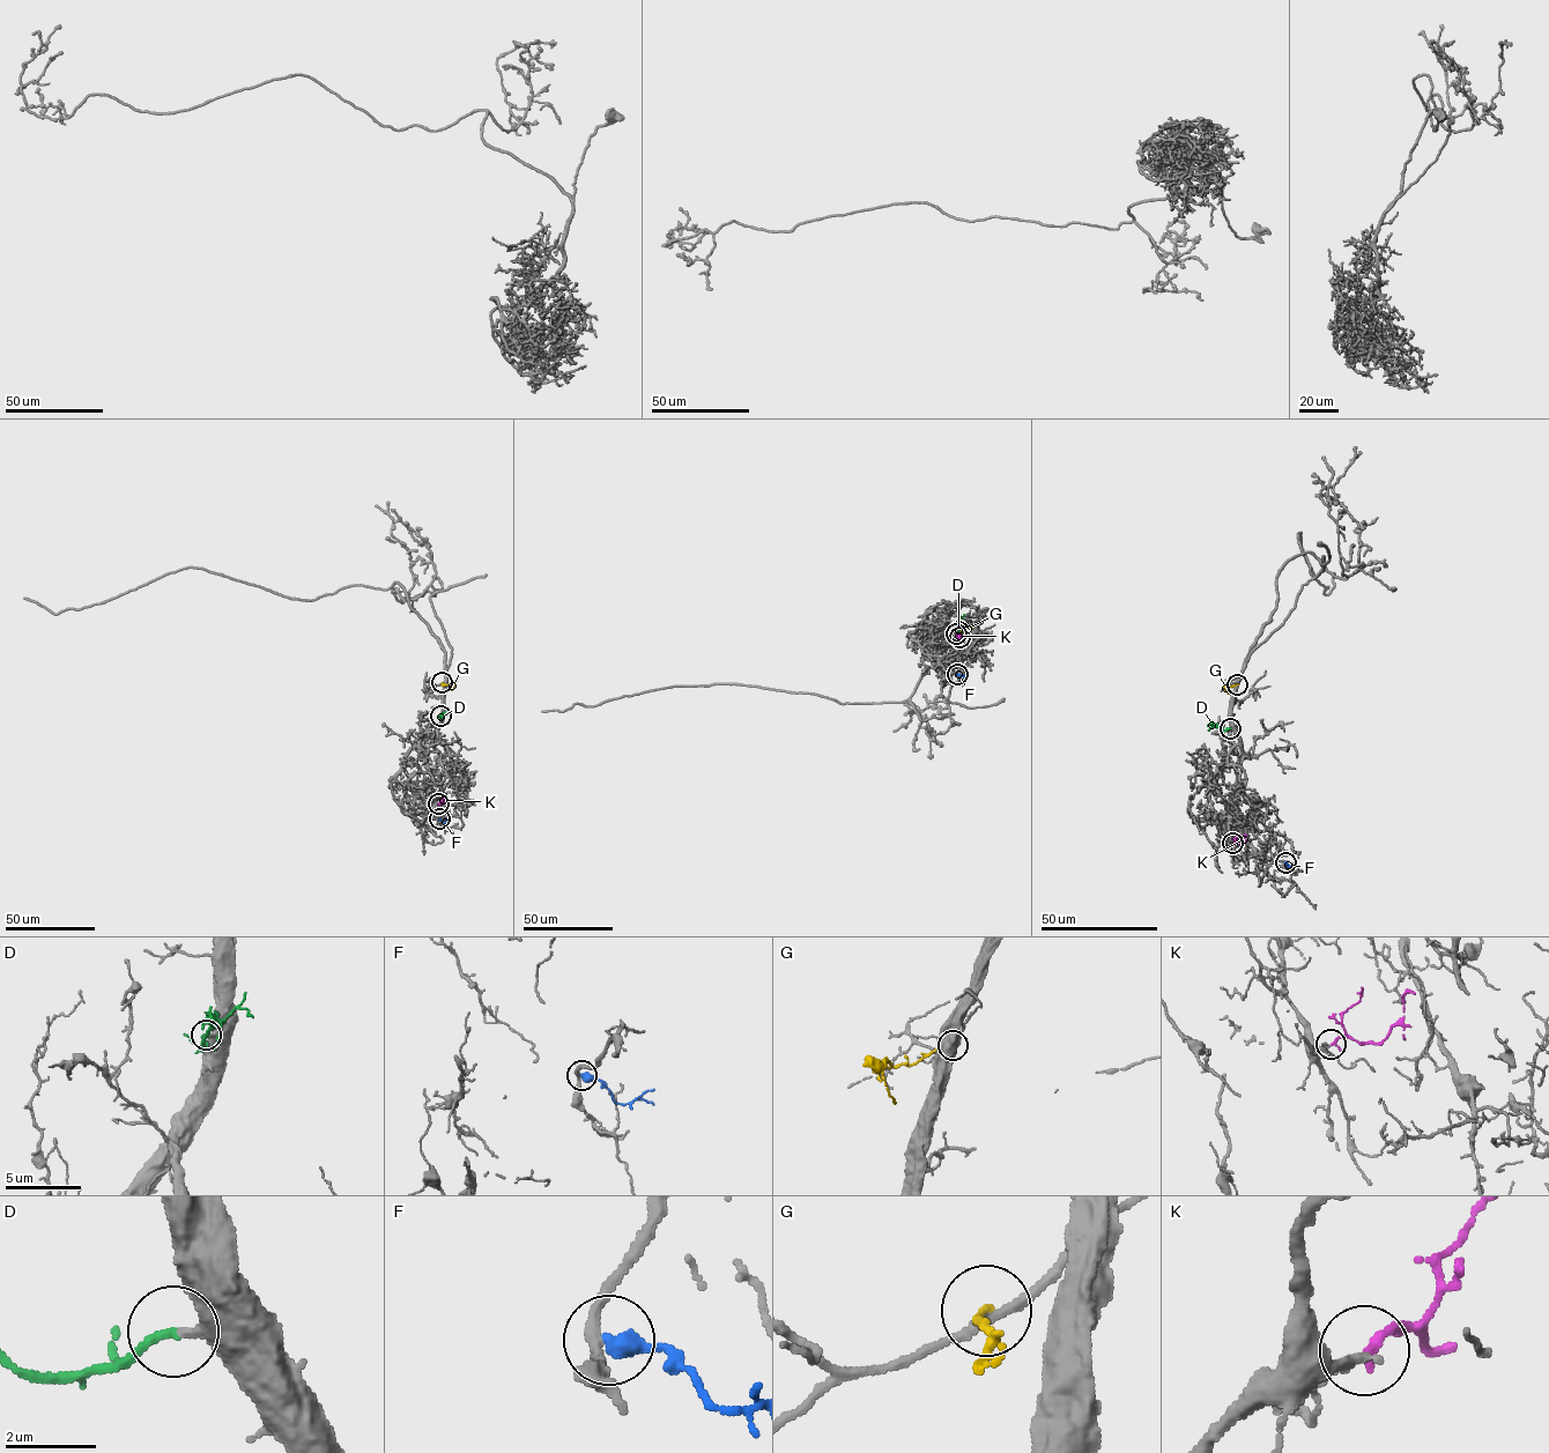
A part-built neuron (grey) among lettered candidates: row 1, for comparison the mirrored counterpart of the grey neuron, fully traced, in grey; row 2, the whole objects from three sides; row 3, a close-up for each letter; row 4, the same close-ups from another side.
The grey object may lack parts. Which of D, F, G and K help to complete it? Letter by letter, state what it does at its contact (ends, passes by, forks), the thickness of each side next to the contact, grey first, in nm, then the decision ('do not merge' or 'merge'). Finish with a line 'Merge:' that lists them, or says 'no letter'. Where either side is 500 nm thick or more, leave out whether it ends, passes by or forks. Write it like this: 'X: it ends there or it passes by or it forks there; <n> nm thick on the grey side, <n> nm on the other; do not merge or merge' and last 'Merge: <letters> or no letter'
D: it ends there; 280 nm thick on the grey side, 180 nm on the other; merge
F: it ends there; 280 nm thick on the grey side, 440 nm on the other; merge
G: it ends there; 200 nm thick on the grey side, 160 nm on the other; do not merge
K: it ends there; 170 nm thick on the grey side, 200 nm on the other; merge
Merge: D, F, K

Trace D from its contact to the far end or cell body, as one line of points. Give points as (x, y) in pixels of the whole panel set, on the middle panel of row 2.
D: (958, 631), (964, 615)

